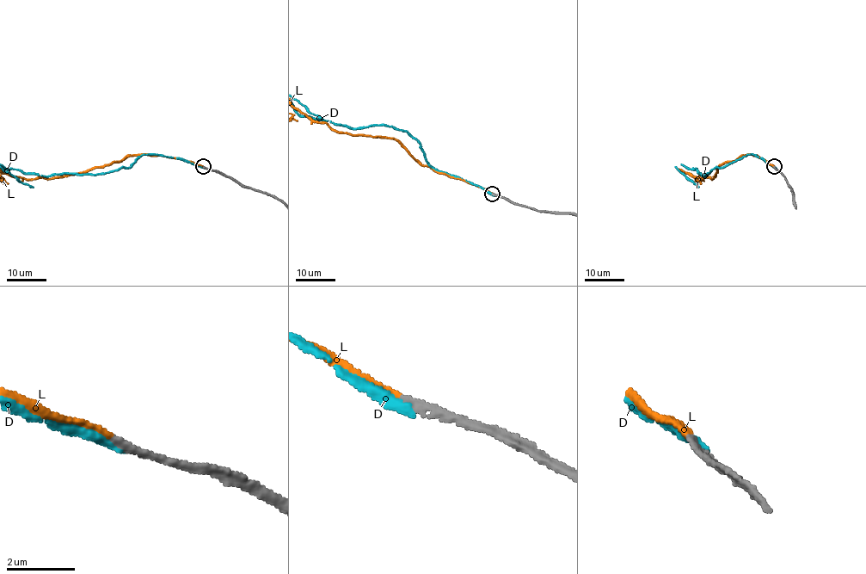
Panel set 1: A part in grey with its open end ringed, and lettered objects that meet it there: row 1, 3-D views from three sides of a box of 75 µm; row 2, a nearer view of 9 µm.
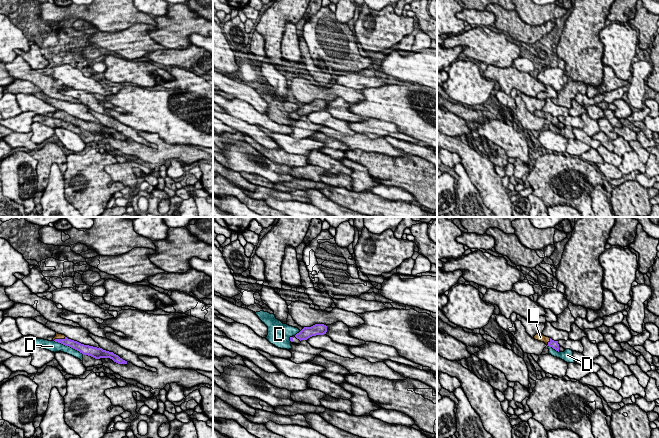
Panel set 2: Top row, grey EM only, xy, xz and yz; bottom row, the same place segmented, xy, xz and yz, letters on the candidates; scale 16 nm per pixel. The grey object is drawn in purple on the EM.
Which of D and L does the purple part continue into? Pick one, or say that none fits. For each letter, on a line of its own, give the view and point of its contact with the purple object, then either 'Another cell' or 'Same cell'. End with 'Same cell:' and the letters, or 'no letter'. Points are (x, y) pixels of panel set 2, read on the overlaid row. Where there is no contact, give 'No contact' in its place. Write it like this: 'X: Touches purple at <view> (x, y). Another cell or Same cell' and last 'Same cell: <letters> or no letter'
D: Touches purple at xy (69, 346). Another cell
L: Touches purple at yz (549, 342). Same cell
Same cell: L

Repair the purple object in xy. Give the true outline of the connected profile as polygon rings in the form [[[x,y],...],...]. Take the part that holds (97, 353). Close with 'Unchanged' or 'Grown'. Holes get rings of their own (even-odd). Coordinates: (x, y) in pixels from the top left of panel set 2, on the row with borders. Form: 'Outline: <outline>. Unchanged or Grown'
Outline: [[[56,333],[56,336],[53,338],[53,341],[61,343],[65,346],[69,346],[79,351],[83,355],[88,355],[95,359],[110,358],[118,364],[127,364],[127,361],[123,360],[118,355],[114,354],[113,352],[103,350],[100,347],[97,348],[97,347],[81,344],[77,341],[67,338],[65,335],[62,335],[62,334]]]. Grown

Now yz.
Outline: [[[536,334],[534,336],[535,340],[544,342],[547,346],[552,347],[553,349],[555,349],[556,351],[559,352],[559,344],[558,341],[554,341],[549,337],[544,336],[543,334]]]. Grown

